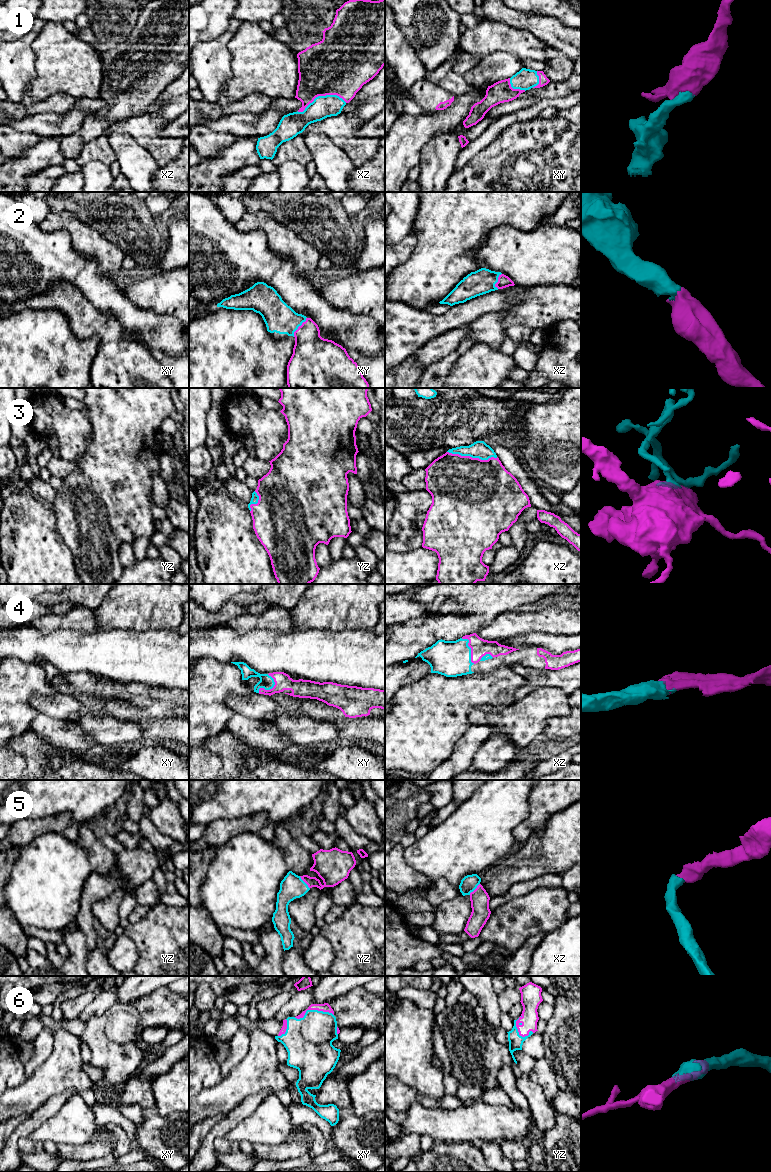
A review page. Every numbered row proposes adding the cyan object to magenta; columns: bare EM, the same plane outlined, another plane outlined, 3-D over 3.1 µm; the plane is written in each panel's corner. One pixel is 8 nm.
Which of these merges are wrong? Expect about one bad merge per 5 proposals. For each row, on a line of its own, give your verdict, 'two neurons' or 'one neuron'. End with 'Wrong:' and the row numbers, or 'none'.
1: one neuron
2: one neuron
3: one neuron
4: one neuron
5: one neuron
6: one neuron
Wrong: none

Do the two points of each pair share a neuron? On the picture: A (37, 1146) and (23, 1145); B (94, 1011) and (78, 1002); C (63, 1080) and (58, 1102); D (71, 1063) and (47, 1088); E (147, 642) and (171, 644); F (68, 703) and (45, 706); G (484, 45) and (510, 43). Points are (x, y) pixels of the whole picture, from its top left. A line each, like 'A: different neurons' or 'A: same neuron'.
A: same neuron
B: different neurons
C: different neurons
D: same neuron
E: same neuron
F: same neuron
G: same neuron

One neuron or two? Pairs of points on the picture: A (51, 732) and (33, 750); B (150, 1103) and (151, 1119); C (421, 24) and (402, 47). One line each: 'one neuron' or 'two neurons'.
A: two neurons
B: two neurons
C: two neurons

